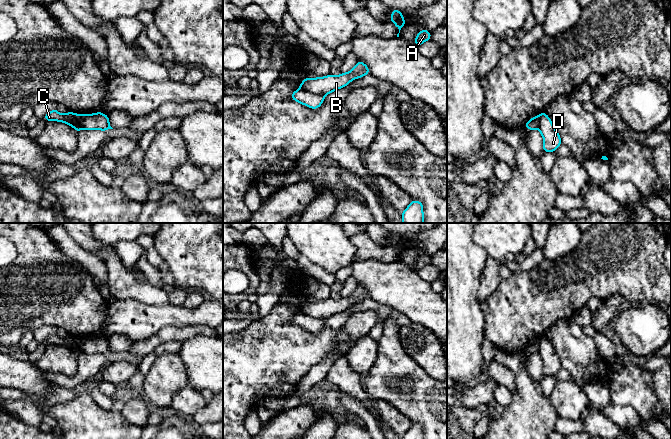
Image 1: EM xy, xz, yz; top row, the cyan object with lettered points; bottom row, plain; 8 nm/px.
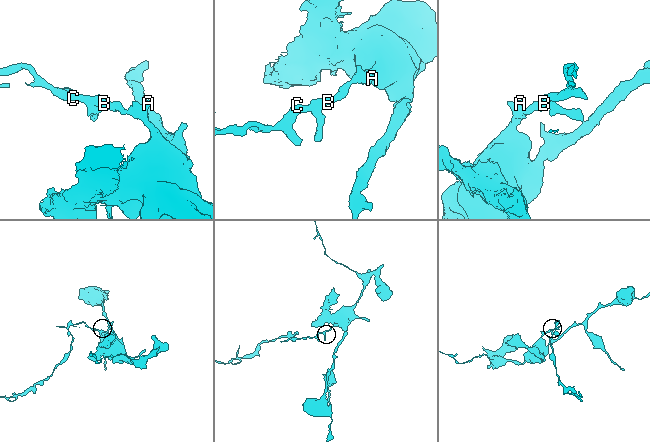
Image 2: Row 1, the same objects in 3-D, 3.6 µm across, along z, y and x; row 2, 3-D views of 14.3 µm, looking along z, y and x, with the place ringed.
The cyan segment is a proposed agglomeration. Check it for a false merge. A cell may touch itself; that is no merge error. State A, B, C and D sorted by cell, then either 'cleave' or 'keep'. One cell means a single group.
groups A B / C D; cleave

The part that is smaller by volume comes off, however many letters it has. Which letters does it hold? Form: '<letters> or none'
C, D

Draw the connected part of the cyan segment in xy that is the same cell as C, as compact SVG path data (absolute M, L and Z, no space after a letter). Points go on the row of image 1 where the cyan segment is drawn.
M57 109L51 110L44 117L47 121L59 121L72 126L77 132L83 129L82 114L75 114L69 111L66 114L60 114Z

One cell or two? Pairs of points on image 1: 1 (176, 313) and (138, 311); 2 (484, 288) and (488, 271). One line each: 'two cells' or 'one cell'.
1: one cell
2: one cell

